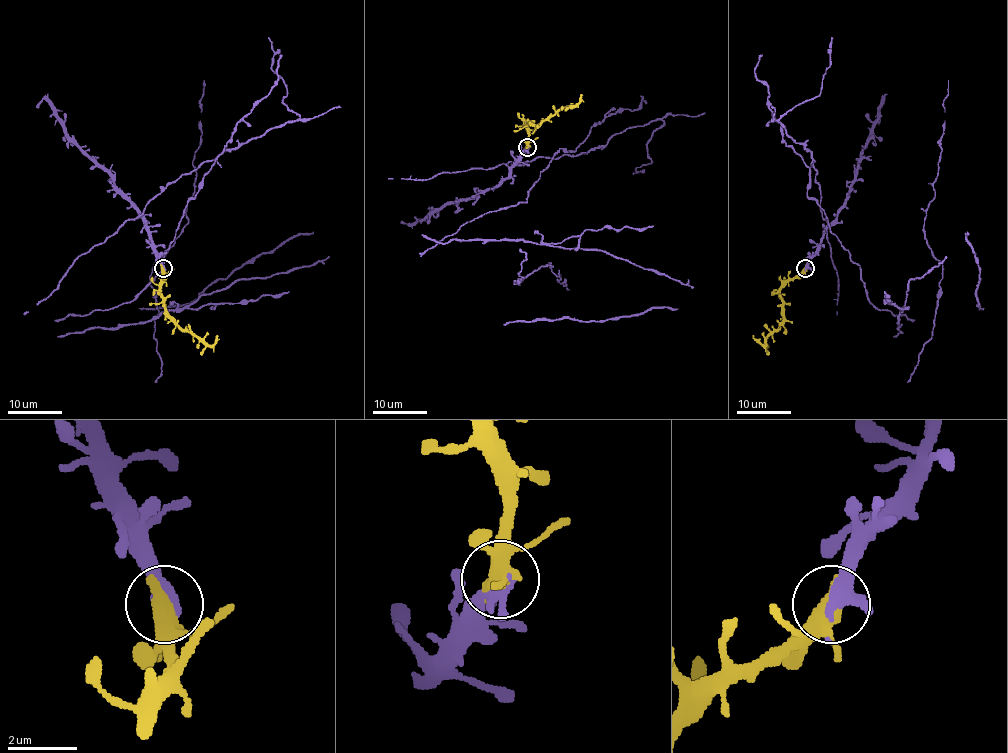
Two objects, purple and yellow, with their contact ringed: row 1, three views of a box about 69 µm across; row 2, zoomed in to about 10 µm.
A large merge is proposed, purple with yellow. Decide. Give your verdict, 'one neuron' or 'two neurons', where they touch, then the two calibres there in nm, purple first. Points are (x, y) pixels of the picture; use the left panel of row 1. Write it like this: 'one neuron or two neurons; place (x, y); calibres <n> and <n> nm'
one neuron; place (163, 268); calibres 480 and 460 nm

